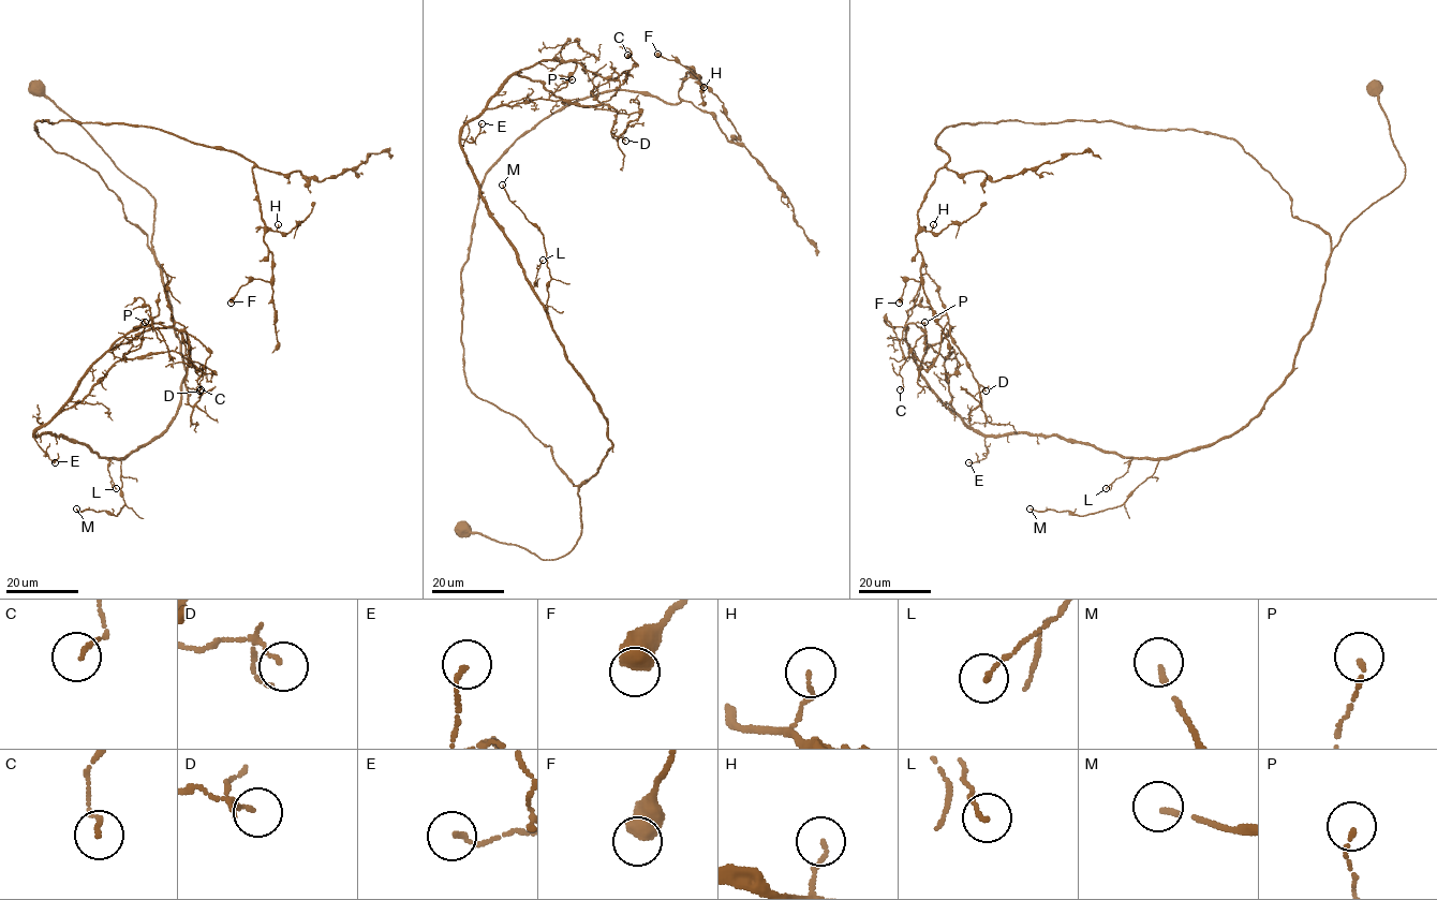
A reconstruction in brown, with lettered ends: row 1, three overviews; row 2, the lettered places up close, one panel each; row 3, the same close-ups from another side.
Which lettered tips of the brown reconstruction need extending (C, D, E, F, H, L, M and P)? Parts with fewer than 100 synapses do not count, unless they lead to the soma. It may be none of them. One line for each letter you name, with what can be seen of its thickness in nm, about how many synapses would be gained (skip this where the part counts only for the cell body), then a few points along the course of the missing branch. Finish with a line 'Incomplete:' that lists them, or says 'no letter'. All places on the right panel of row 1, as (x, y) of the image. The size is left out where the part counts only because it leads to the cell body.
Incomplete: no letter

